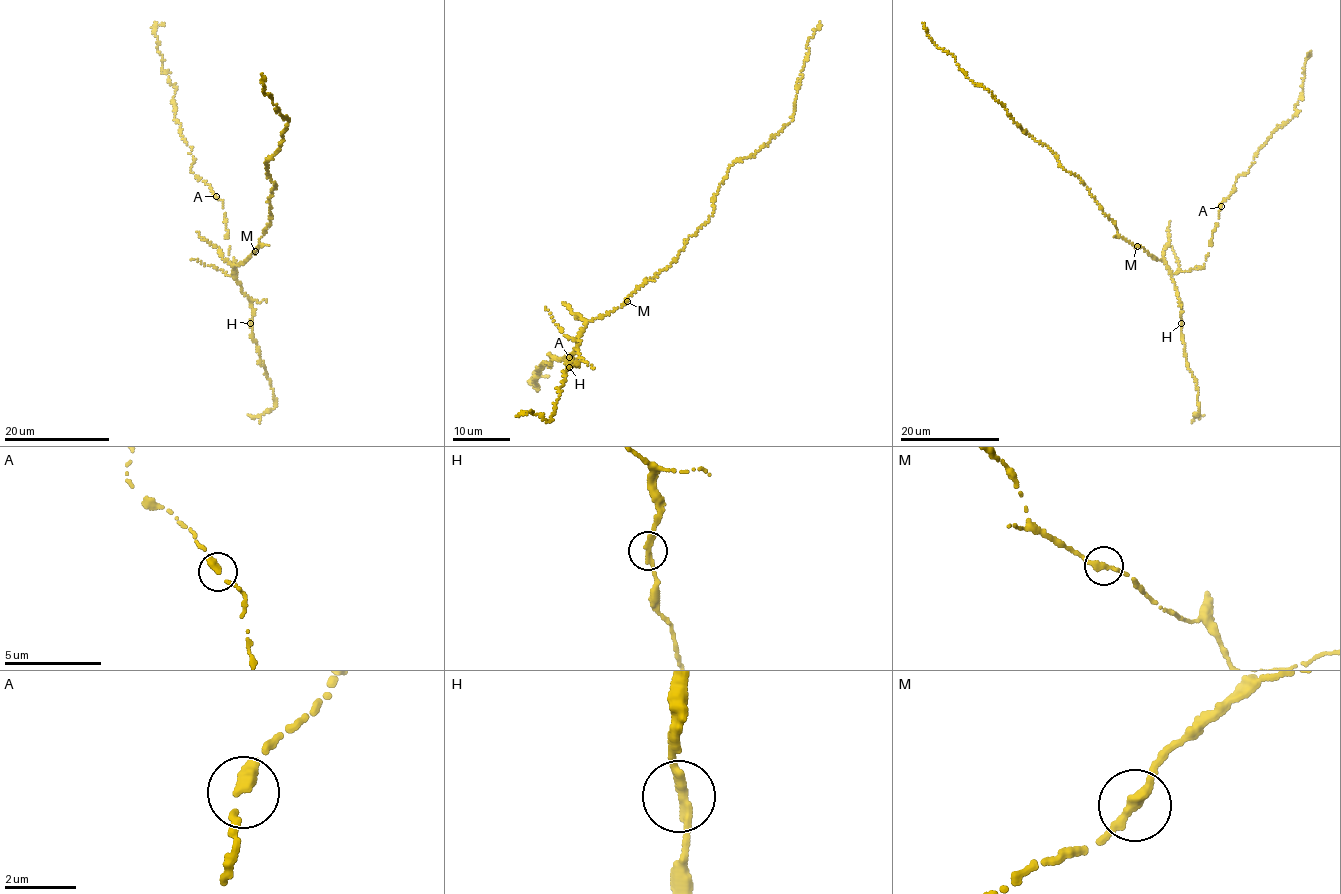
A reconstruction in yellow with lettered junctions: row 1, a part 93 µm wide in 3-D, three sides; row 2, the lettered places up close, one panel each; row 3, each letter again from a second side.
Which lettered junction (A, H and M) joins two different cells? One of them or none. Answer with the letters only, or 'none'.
none

